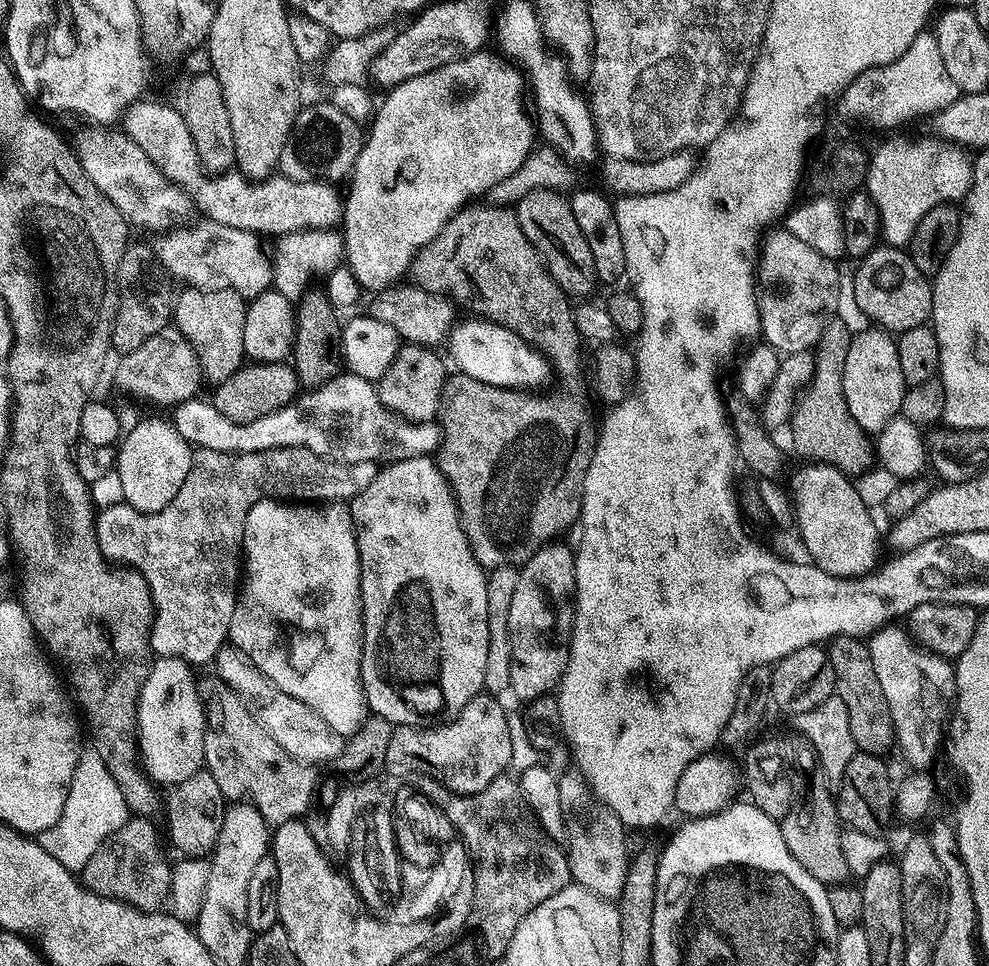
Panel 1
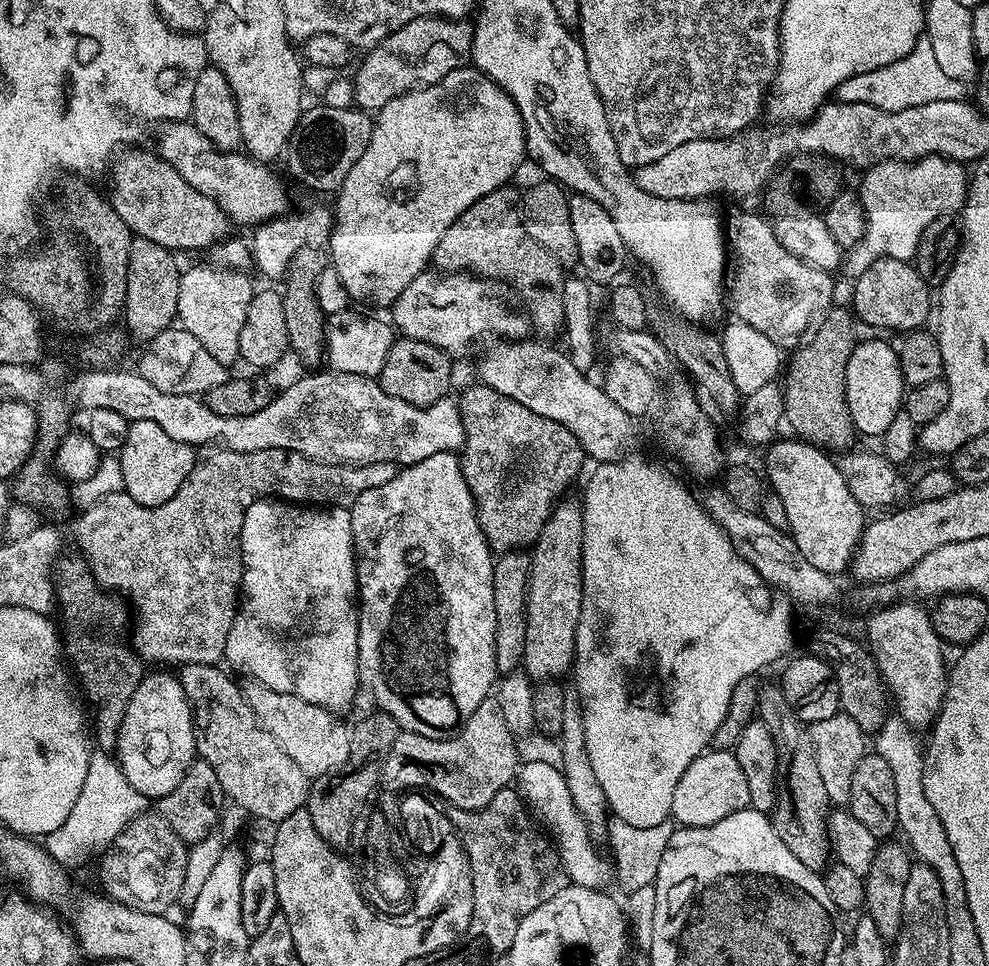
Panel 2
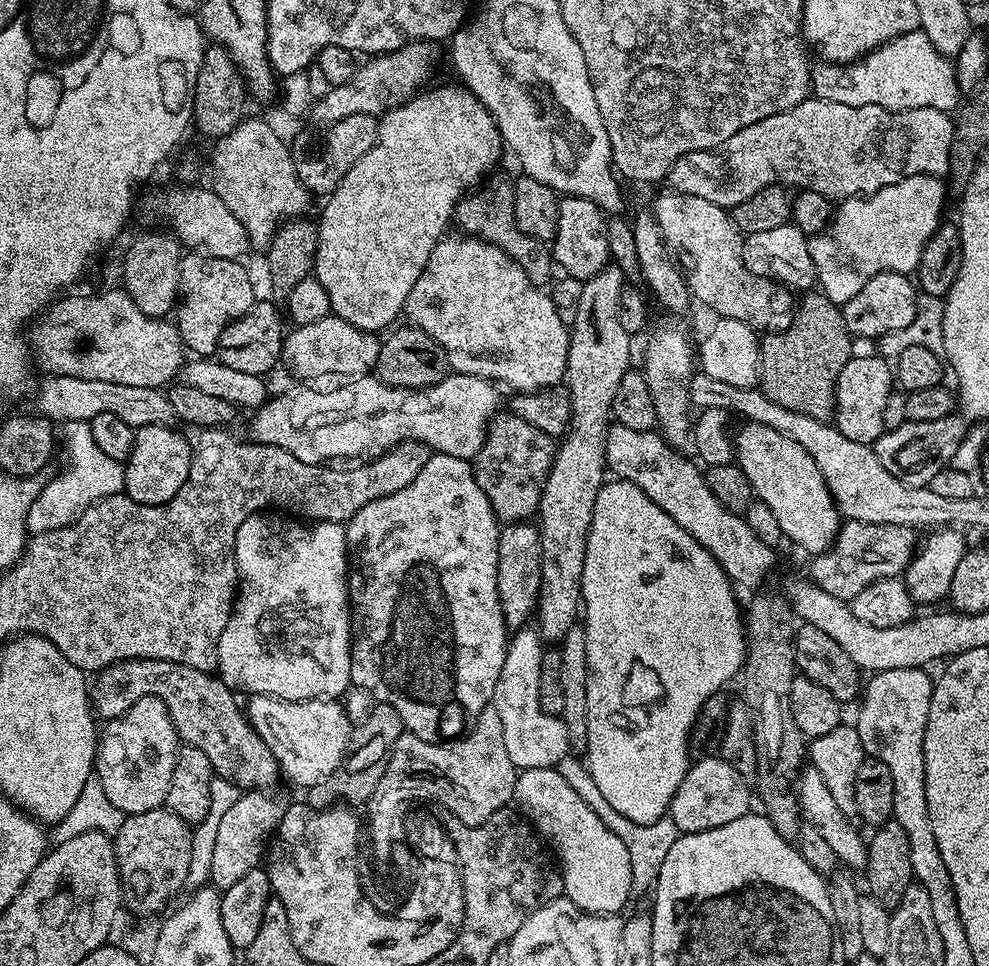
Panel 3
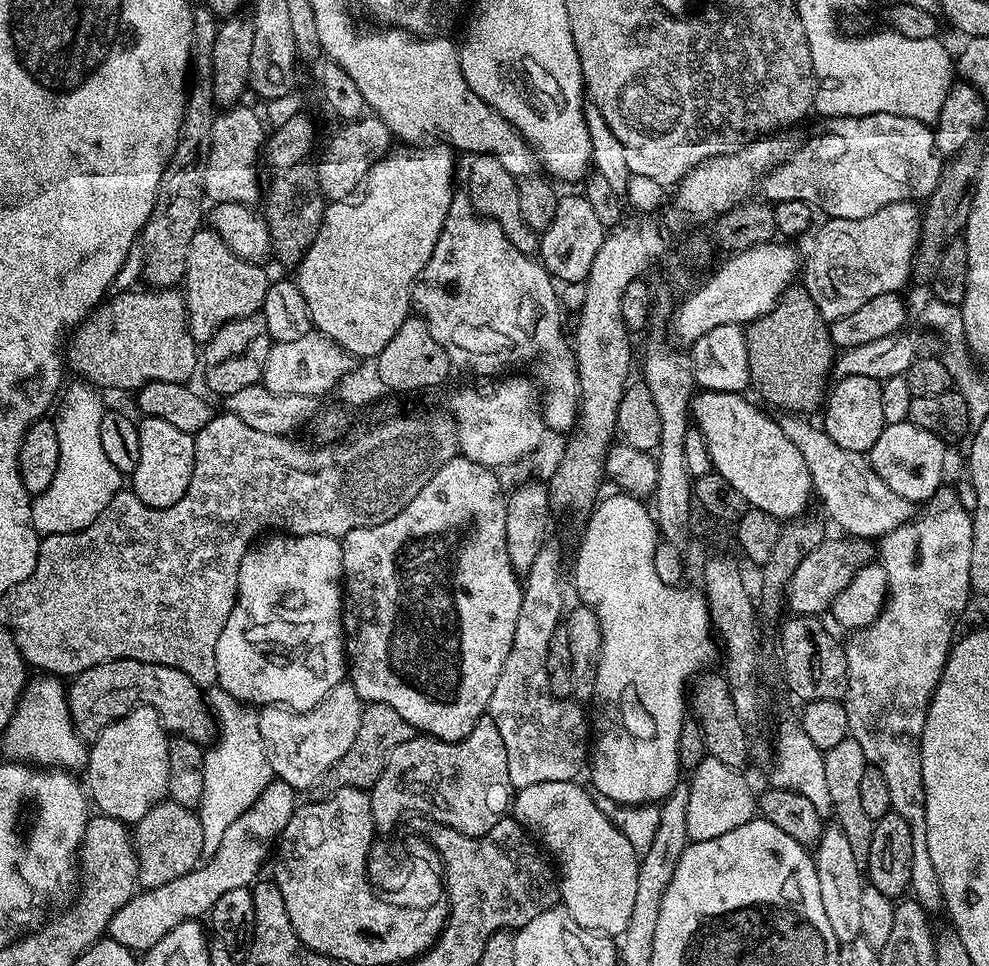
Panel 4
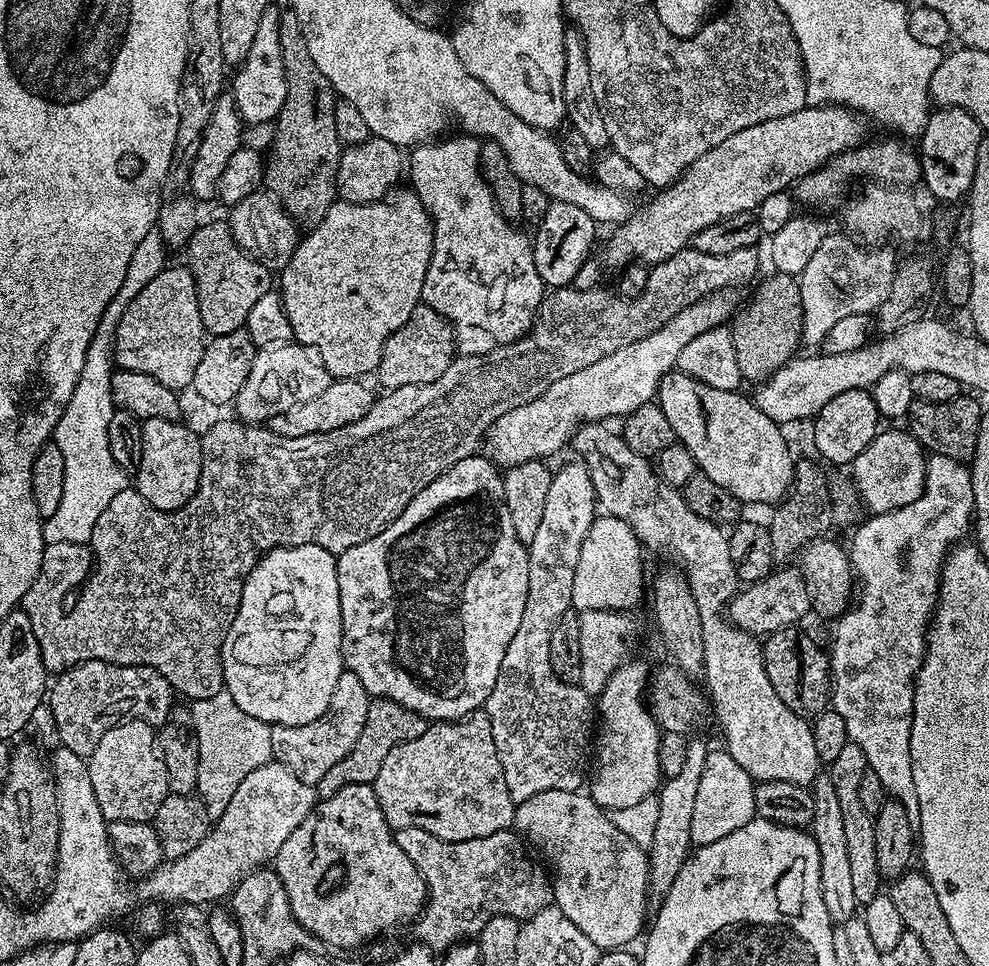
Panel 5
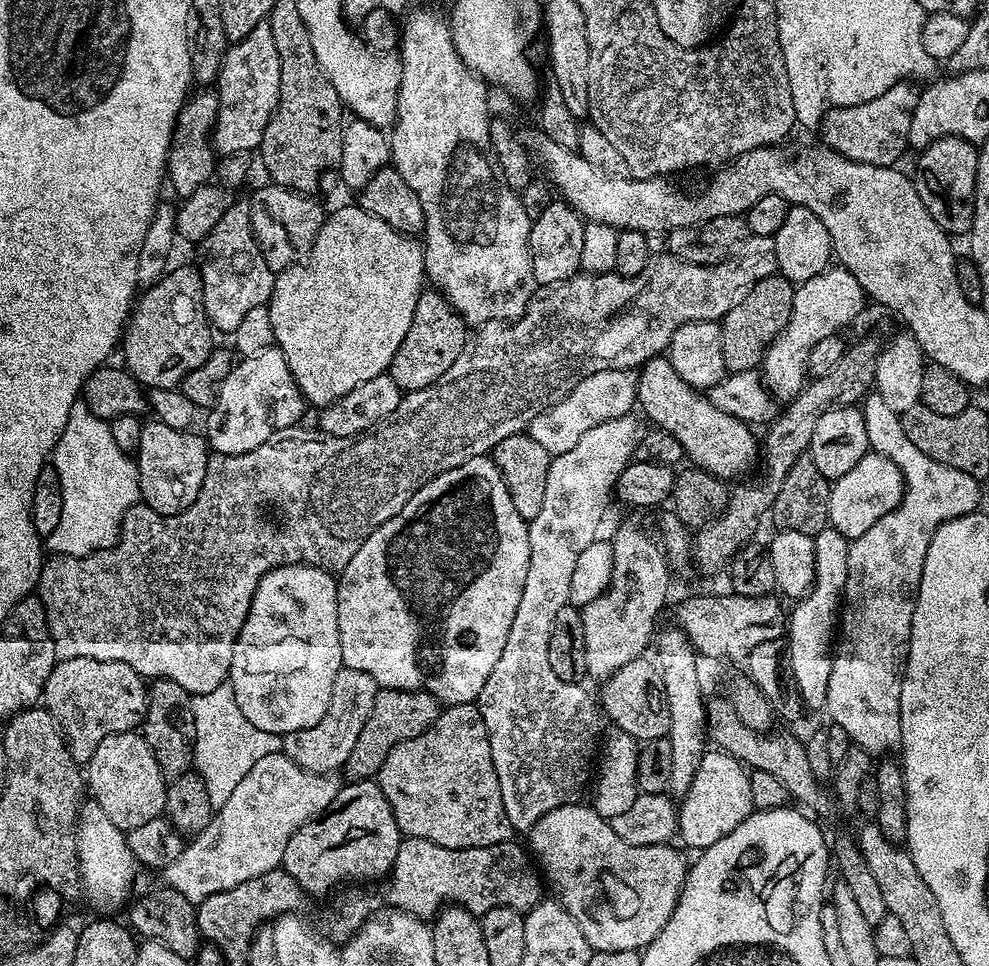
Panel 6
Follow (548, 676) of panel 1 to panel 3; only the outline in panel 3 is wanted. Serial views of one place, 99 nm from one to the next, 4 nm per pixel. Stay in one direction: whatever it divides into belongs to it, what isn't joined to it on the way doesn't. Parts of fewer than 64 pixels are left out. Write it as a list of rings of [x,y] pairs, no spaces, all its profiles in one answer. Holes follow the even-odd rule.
[[[615,266],[606,267],[589,280],[583,281],[578,314],[570,325],[566,392],[571,399],[571,423],[559,441],[556,456],[552,460],[552,469],[546,478],[538,513],[538,527],[542,542],[542,582],[540,583],[540,602],[536,606],[534,620],[538,625],[540,638],[545,642],[563,640],[568,631],[577,627],[578,617],[582,612],[580,591],[582,590],[582,566],[586,562],[588,531],[594,514],[594,502],[606,483],[604,441],[608,437],[610,413],[614,394],[618,390],[618,382],[622,382],[622,378],[630,371],[631,364],[628,363],[632,360],[633,337],[628,336],[626,330],[622,330],[622,322],[618,322],[618,298],[625,284],[623,274]]]

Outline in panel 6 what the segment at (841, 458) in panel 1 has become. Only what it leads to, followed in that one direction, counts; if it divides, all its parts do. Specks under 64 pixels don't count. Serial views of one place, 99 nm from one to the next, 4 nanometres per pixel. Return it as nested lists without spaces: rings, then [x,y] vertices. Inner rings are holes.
[[[782,275],[762,278],[762,282],[758,282],[754,290],[750,290],[750,294],[746,294],[746,298],[742,298],[742,302],[719,321],[722,358],[726,358],[729,373],[750,372],[761,367],[768,348],[780,337],[790,318],[795,293],[794,284]]]

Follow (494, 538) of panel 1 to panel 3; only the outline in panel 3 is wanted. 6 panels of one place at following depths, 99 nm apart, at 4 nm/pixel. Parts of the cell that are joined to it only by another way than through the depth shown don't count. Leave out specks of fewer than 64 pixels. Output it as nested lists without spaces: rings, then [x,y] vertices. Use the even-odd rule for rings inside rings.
[[[500,414],[493,419],[482,450],[474,458],[474,471],[478,486],[482,486],[482,494],[490,498],[497,520],[504,524],[518,524],[531,521],[539,513],[540,499],[556,450],[553,437],[521,417]]]

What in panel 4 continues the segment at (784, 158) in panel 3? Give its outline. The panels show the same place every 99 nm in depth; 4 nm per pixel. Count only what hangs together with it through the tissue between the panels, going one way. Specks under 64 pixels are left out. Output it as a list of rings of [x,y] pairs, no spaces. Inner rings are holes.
[[[898,114],[833,116],[823,123],[824,132],[810,137],[801,148],[799,145],[787,160],[783,160],[764,177],[762,196],[765,201],[806,202],[809,208],[817,213],[825,212],[823,215],[833,220],[857,220],[894,202],[927,201],[928,194],[934,190],[934,186],[938,186],[942,160],[936,151],[935,131],[929,125],[914,118],[902,118]]]

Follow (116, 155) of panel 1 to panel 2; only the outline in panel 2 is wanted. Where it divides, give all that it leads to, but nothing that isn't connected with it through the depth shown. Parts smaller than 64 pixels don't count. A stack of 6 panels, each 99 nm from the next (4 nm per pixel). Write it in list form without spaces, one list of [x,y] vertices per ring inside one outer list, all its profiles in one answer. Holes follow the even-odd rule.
[[[124,150],[111,161],[112,209],[126,222],[133,237],[149,240],[173,253],[192,252],[195,248],[211,249],[229,235],[230,221],[225,212],[206,194],[198,194],[174,166],[167,164],[155,151]]]

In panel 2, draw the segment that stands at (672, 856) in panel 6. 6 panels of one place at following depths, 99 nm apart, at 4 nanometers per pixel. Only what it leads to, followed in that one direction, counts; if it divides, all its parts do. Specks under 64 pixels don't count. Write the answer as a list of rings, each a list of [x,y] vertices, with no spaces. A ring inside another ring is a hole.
[[[523,762],[518,768],[518,791],[529,813],[539,821],[543,831],[550,837],[569,881],[587,888],[607,889],[607,884],[611,885],[614,880],[613,861],[596,849],[597,841],[589,834],[586,822],[570,798],[570,786],[566,786],[563,771],[551,767],[549,763]]]

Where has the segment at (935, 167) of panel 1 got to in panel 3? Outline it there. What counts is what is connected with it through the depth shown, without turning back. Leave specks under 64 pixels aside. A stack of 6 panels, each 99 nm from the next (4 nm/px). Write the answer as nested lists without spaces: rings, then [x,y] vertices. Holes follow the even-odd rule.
[[[911,176],[910,178],[902,178],[898,182],[894,182],[890,186],[886,186],[869,196],[855,200],[839,201],[828,227],[819,236],[808,237],[808,249],[810,250],[810,258],[816,267],[816,284],[818,285],[819,291],[823,292],[826,298],[830,298],[830,302],[843,306],[846,302],[850,302],[850,298],[854,298],[854,294],[858,294],[858,290],[862,290],[862,286],[866,286],[866,282],[870,282],[870,278],[874,278],[874,274],[882,274],[883,272],[915,273],[917,266],[920,265],[922,250],[926,246],[926,242],[934,234],[934,230],[939,228],[942,223],[942,217],[940,215],[944,212],[944,188],[946,192],[946,184],[941,177]]]

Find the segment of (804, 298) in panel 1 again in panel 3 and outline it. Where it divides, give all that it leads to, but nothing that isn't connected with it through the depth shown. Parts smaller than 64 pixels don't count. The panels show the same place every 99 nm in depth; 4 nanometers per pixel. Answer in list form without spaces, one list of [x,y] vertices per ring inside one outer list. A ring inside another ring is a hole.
[[[664,190],[650,205],[650,211],[664,235],[664,243],[692,256],[692,269],[686,272],[688,291],[713,308],[717,317],[746,322],[760,334],[785,332],[792,325],[793,293],[767,276],[756,275],[744,263],[745,237],[732,221],[729,209],[706,202],[706,198],[694,198],[694,194]]]

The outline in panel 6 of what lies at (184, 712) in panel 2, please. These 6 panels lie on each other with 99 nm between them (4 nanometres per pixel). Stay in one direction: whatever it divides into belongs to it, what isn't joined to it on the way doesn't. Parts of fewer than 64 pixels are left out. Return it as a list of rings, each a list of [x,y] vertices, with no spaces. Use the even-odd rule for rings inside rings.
[[[136,730],[110,734],[102,738],[102,742],[98,742],[98,750],[94,750],[86,765],[86,788],[91,799],[96,800],[98,806],[102,806],[102,810],[106,810],[106,818],[110,818],[114,826],[125,830],[143,826],[145,822],[164,816],[166,812],[164,803],[168,797],[168,784],[160,773],[160,767],[150,746]]]

